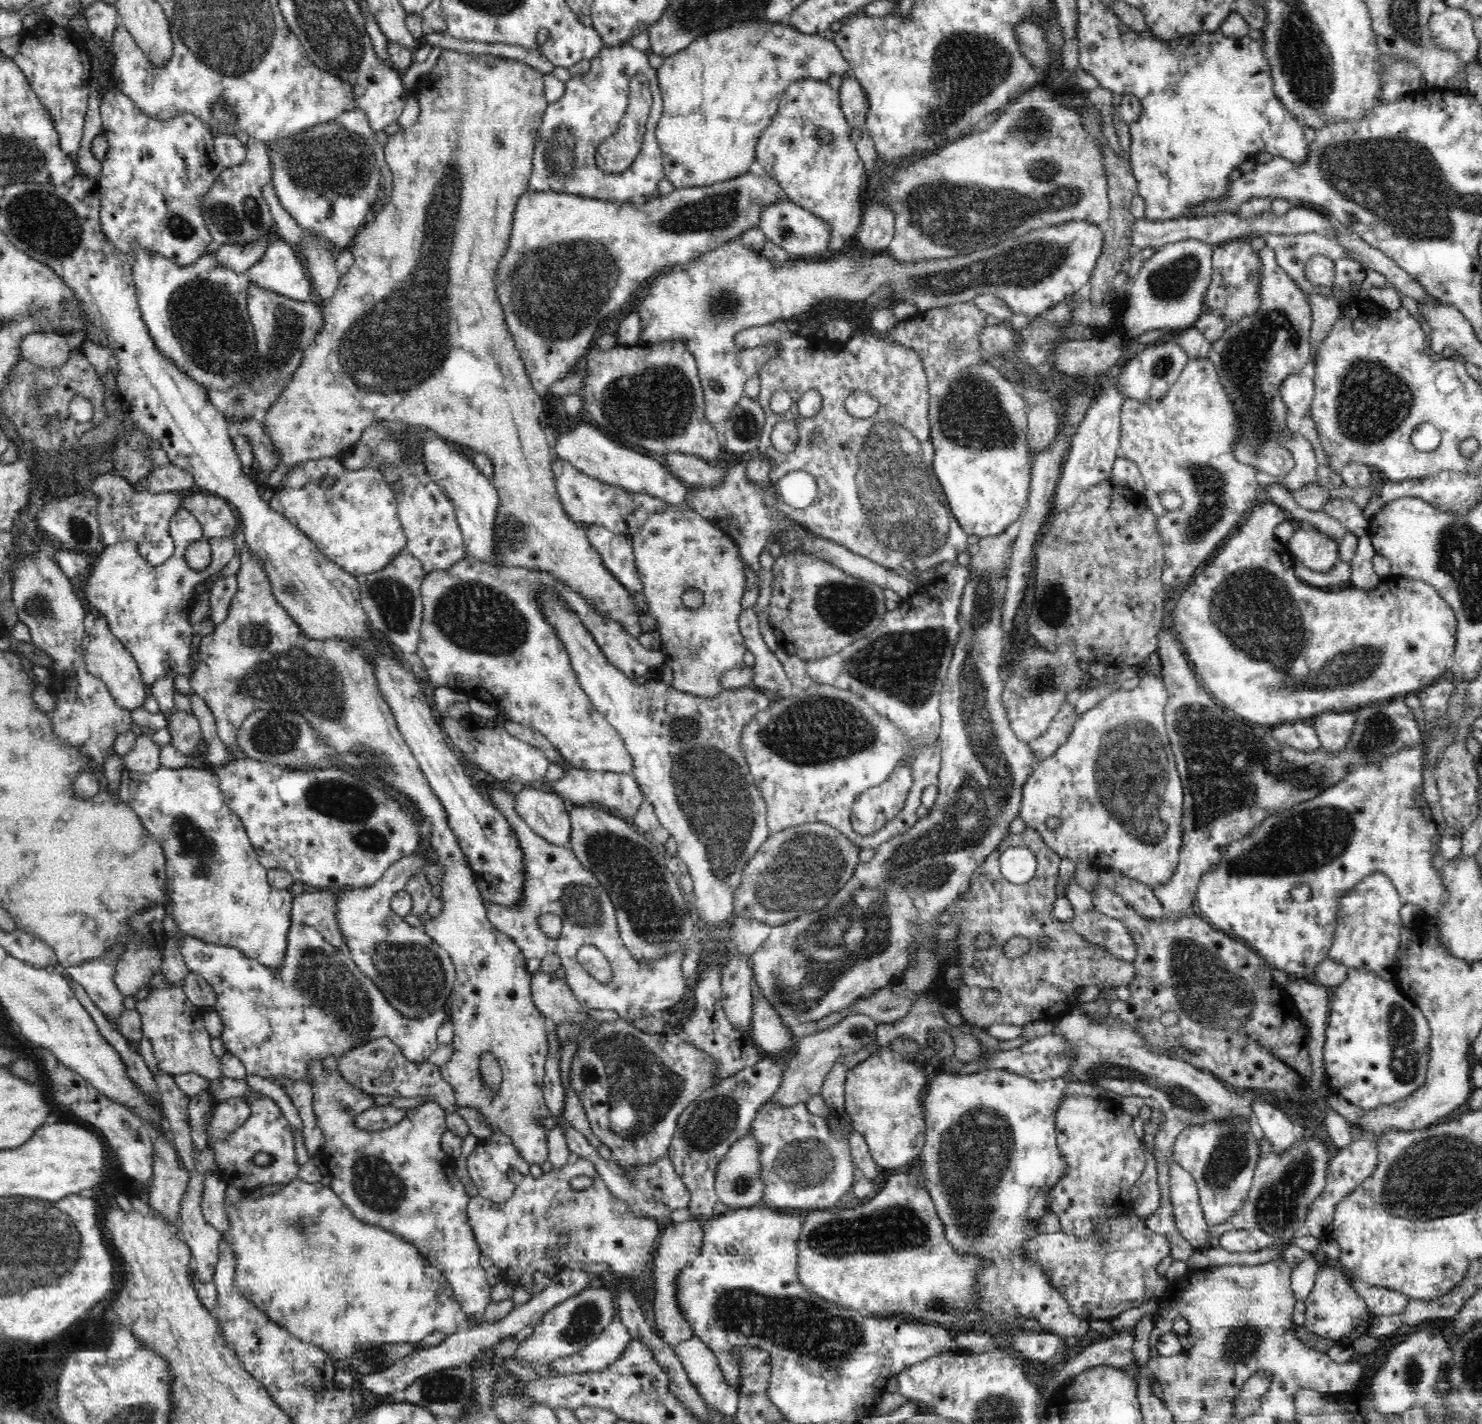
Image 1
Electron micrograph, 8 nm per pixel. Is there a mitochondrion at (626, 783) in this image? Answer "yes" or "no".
no

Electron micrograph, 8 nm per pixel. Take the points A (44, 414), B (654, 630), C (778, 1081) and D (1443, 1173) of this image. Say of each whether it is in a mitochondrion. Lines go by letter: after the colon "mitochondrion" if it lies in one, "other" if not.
A: mitochondrion
B: other
C: other
D: mitochondrion

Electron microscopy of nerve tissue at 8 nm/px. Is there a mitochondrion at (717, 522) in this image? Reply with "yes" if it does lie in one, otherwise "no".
no

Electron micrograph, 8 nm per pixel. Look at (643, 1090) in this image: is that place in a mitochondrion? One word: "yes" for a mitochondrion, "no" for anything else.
yes

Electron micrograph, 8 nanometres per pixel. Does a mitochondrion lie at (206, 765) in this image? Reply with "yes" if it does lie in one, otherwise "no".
no

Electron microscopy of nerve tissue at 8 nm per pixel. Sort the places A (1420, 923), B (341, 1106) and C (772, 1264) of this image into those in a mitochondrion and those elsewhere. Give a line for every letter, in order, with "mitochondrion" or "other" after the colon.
A: other
B: mitochondrion
C: other

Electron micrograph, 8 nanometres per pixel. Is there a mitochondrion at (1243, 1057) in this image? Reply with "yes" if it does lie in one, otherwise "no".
no

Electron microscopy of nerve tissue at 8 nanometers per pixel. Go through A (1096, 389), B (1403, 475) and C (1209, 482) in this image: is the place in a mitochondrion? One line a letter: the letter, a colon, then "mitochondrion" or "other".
A: other
B: other
C: mitochondrion

